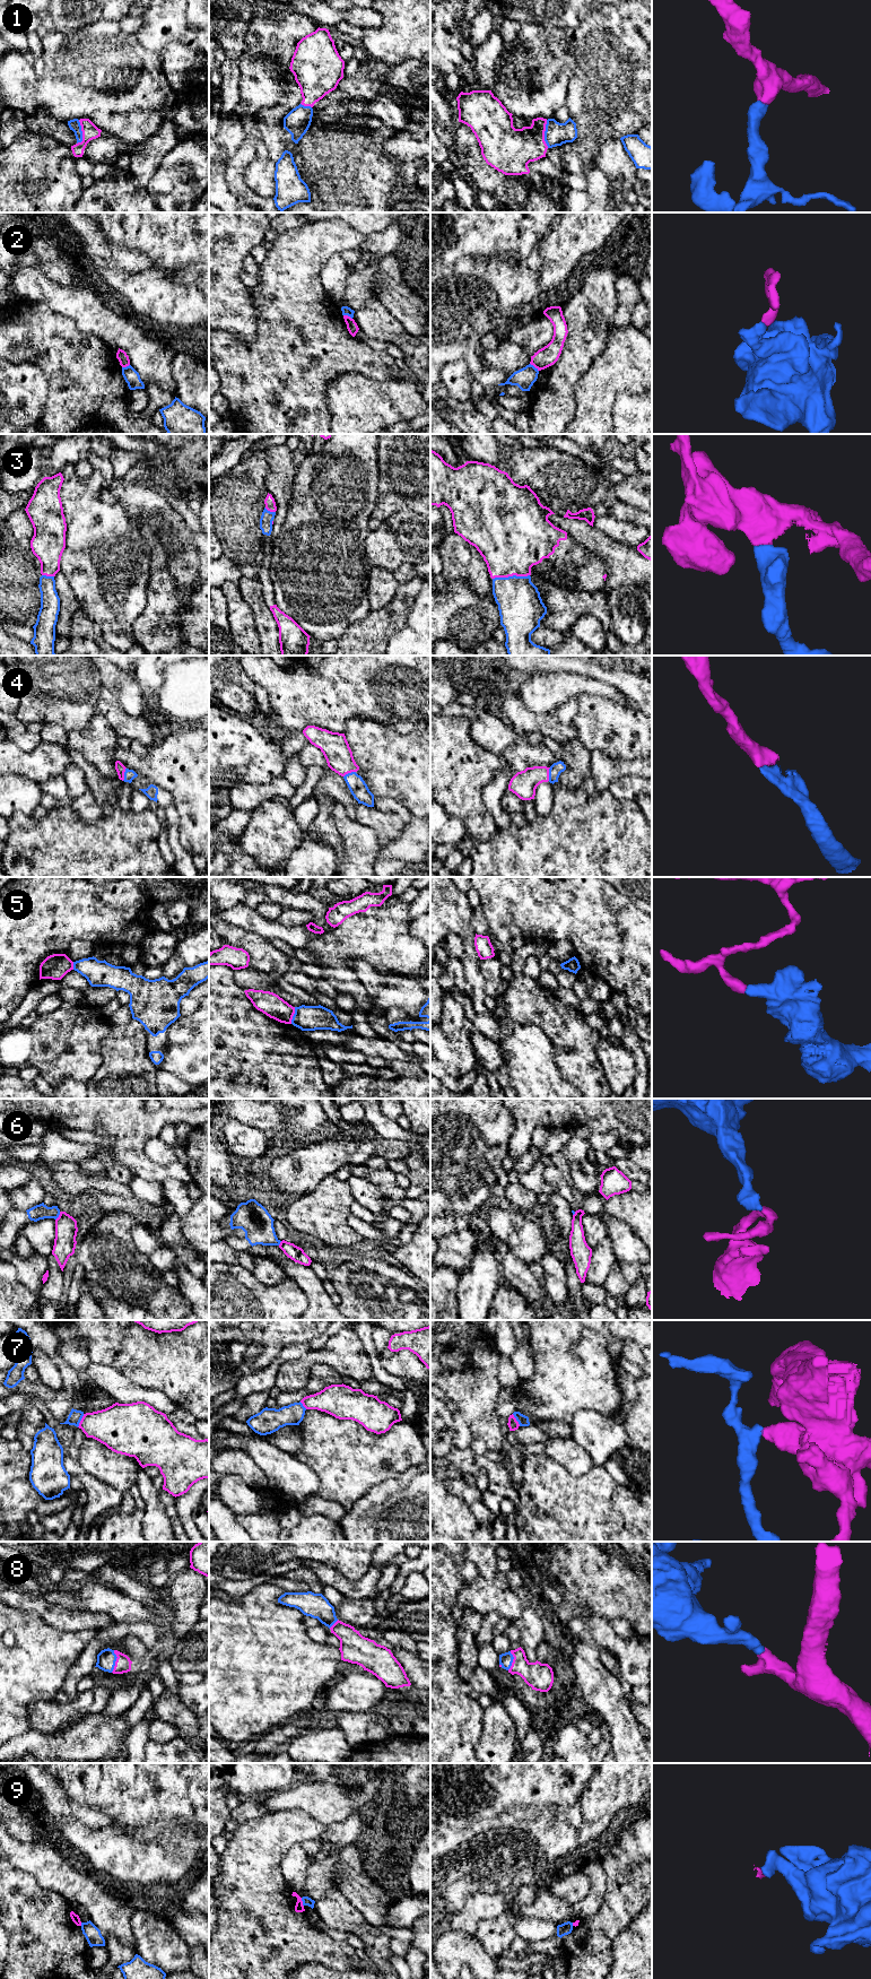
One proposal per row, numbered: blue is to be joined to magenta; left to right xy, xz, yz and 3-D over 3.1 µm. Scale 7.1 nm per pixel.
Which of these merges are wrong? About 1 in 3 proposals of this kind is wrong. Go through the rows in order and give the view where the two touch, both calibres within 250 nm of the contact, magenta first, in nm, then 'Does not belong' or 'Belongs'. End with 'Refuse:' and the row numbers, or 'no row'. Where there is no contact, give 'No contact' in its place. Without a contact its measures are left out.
1: Touches magenta in yz. Thickness 300 nm (magenta) against 170 nm. Belongs
2: Touches magenta in yz. Thickness 140 nm (magenta) against 140 nm. Does not belong
3: Touches magenta in yz. Thickness 460 nm (magenta) against 320 nm. Belongs
4: Touches magenta in yz. Thickness 180 nm (magenta) against 90 nm. Belongs
5: Touches magenta in xz. Thickness 160 nm (magenta) against 180 nm. Does not belong
6: Touches magenta in xy. Thickness 160 nm (magenta) against 110 nm. Does not belong
7: Touches magenta in xy. Thickness 300 nm (magenta) against 90 nm. Does not belong
8: Touches magenta in xy. Thickness 110 nm (magenta) against 140 nm. Belongs
9: Touches magenta in xz. Thickness 60 nm (magenta) against 60 nm. Does not belong
Refuse: 2, 5, 6, 7, 9

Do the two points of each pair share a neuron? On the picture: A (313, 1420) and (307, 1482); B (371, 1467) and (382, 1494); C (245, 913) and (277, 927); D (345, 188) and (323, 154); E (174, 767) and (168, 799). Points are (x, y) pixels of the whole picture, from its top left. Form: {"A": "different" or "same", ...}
{"A": "different", "B": "different", "C": "same", "D": "same", "E": "different"}

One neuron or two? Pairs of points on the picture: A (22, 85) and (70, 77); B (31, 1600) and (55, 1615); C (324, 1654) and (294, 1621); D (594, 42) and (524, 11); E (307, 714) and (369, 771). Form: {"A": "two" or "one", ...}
{"A": "two", "B": "one", "C": "one", "D": "two", "E": "two"}

